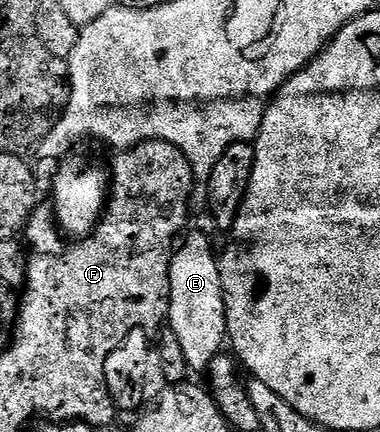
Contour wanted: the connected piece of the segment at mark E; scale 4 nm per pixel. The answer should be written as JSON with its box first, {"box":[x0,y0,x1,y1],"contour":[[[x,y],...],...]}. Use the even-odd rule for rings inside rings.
{"box":[167,235,228,372],"contour":[[[192,235],[173,250],[170,265],[170,301],[168,302],[167,326],[182,345],[182,357],[186,357],[193,372],[207,372],[209,363],[221,354],[228,333],[224,320],[224,291],[220,288],[220,265],[212,256],[208,239],[204,235]]]}

